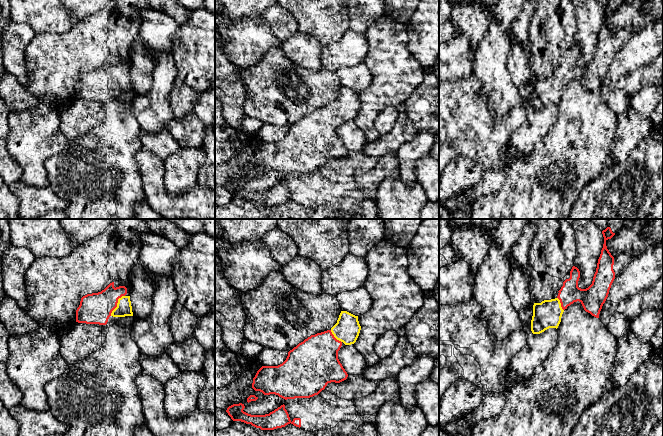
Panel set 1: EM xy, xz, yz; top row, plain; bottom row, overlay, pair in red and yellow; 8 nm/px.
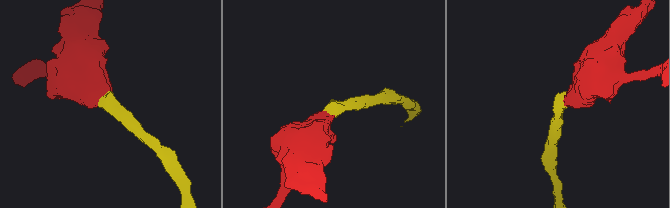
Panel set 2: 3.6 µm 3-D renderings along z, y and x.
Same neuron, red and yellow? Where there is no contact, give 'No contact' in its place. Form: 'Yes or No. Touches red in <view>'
Yes. Touches red in xy

